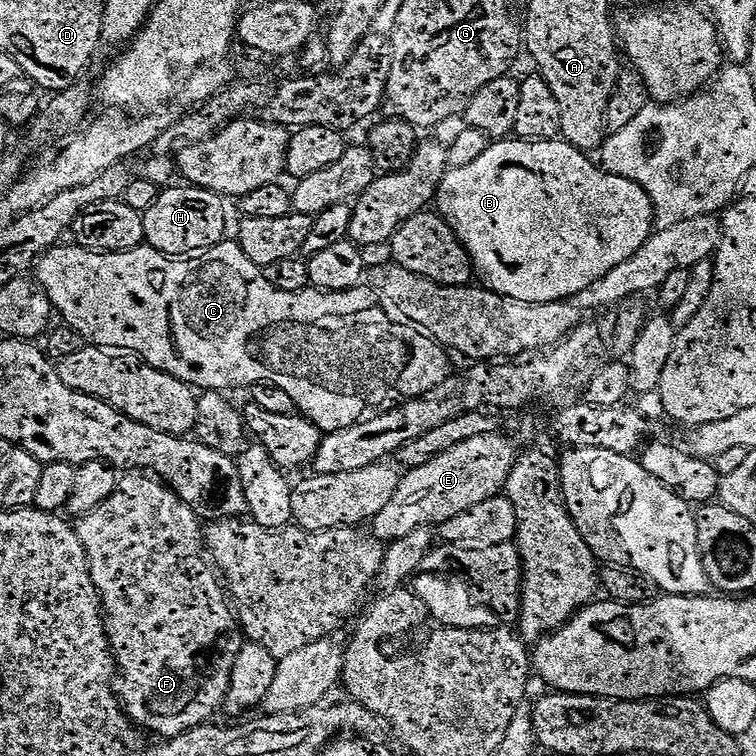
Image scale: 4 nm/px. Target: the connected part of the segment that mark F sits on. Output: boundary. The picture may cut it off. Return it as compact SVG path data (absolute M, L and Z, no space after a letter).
M128 474L125 475L116 485L116 491L92 513L79 517L78 531L86 554L88 555L88 565L92 574L92 581L96 589L100 591L100 601L106 617L106 627L108 629L108 641L113 656L116 658L119 675L124 676L124 696L122 692L122 707L128 717L135 725L149 728L152 732L164 736L160 738L171 738L181 736L183 732L194 730L200 724L207 724L213 719L212 715L216 711L220 712L224 707L224 700L231 686L231 675L234 674L235 662L243 650L246 637L242 631L242 625L230 603L229 593L218 575L211 559L206 555L206 545L204 542L204 528L202 521L197 516L196 511L178 494L174 494L172 489L163 480L151 474Z

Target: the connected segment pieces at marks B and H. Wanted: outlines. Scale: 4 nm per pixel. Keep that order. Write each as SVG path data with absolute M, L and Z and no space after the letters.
M519 138L497 139L489 143L488 149L480 158L475 159L470 166L464 166L462 169L449 167L448 173L442 178L440 191L436 193L435 203L438 207L439 215L444 217L454 230L454 234L462 242L462 246L467 250L468 257L472 259L472 267L475 275L482 279L483 287L489 292L496 292L500 296L509 296L518 302L534 302L535 304L545 304L546 302L558 302L559 300L571 301L582 290L586 290L600 278L606 277L614 267L625 262L631 255L637 254L643 244L651 238L654 233L656 215L654 206L646 190L630 178L618 178L614 174L604 171L603 167L595 159L589 158L583 151L570 146L563 140L557 138L554 140L531 140Z
M170 186L163 189L157 202L143 213L145 243L165 256L184 258L223 243L226 232L225 201L214 192L203 188Z

